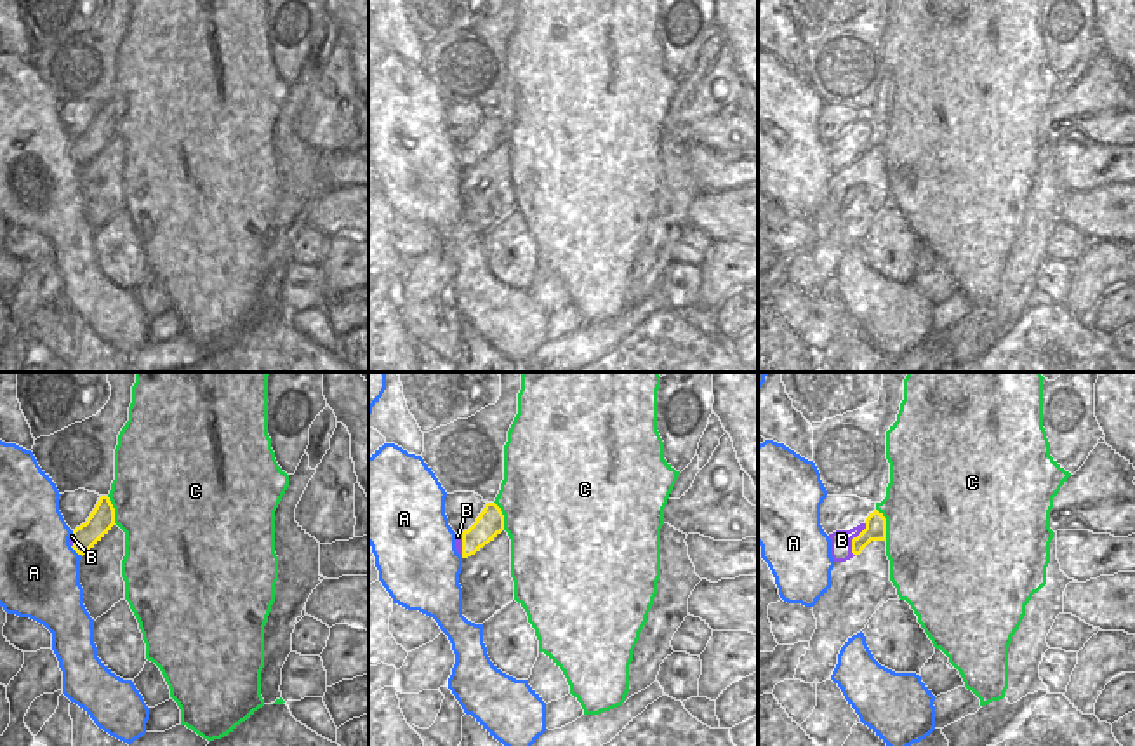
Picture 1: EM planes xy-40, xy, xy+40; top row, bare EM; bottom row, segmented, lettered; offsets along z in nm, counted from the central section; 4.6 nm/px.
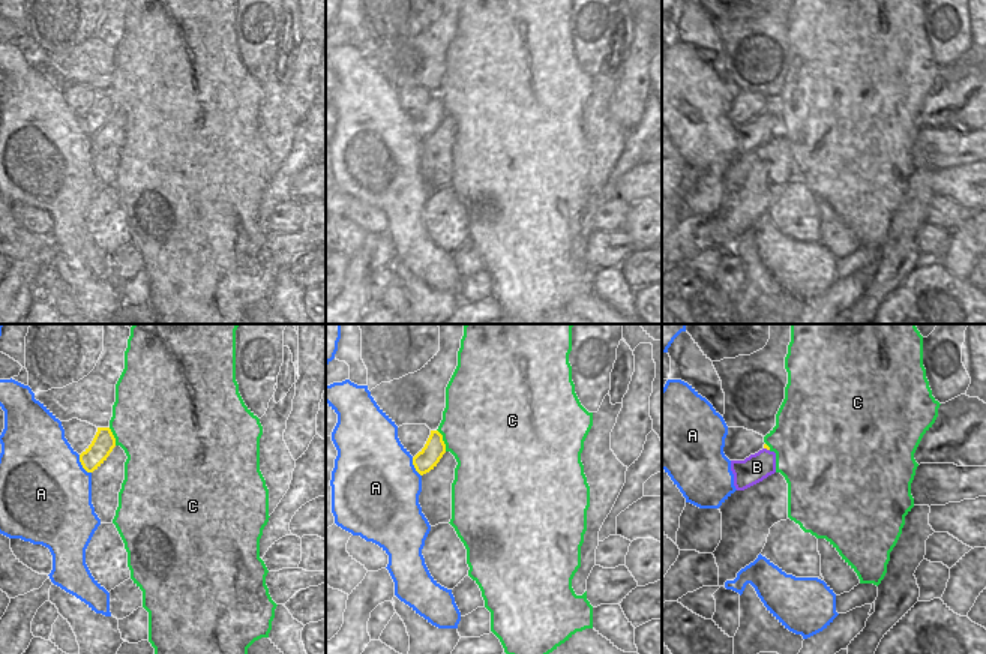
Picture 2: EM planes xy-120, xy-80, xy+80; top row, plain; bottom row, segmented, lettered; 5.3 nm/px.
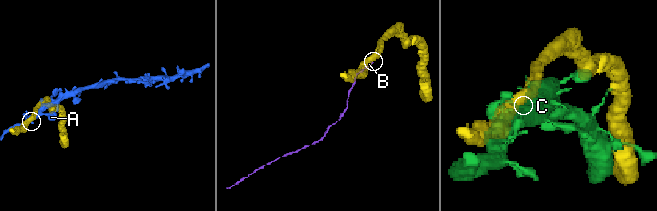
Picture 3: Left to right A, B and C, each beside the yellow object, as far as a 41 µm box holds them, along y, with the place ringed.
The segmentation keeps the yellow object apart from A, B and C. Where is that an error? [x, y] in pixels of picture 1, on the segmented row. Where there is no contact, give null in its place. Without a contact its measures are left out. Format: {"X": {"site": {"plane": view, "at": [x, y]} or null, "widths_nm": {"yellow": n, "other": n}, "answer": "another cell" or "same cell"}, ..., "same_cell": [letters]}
{"A": {"site": {"plane": "xy-40", "at": [77, 552]}, "widths_nm": {"yellow": 120, "other": 360}, "answer": "another cell"}, "B": {"site": {"plane": "xy+40", "at": [852, 539]}, "widths_nm": {"yellow": 100, "other": 100}, "answer": "same cell"}, "C": {"site": {"plane": "xy+40", "at": [885, 524]}, "widths_nm": {"yellow": 100, "other": 500}, "answer": "another cell"}, "same_cell": ["B"]}

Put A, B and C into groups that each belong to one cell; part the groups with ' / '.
A / B / C

